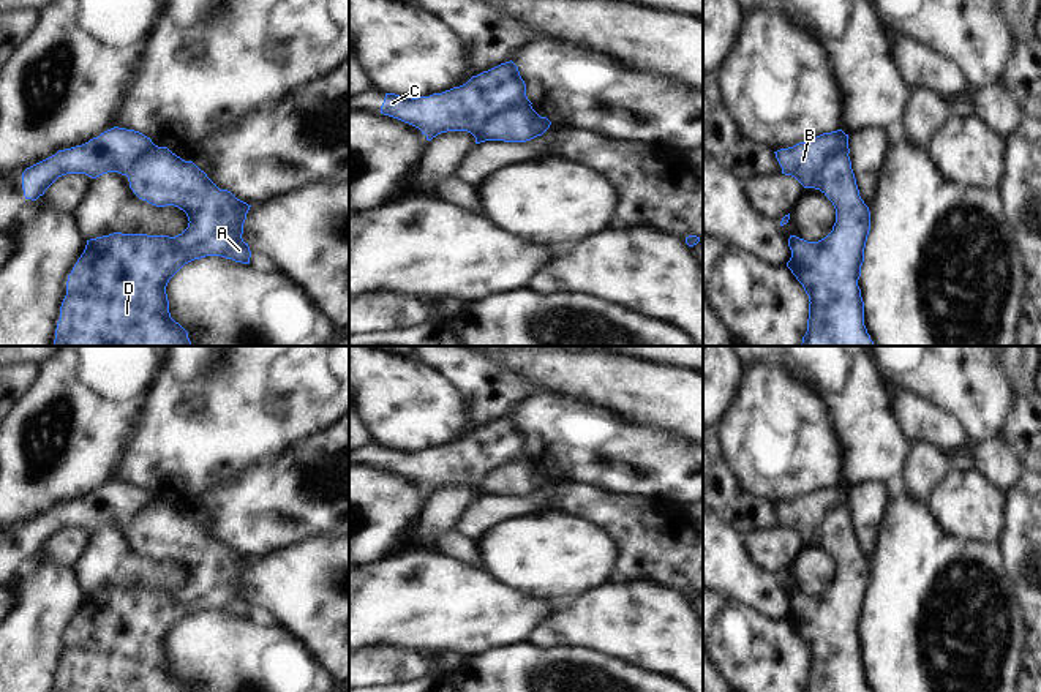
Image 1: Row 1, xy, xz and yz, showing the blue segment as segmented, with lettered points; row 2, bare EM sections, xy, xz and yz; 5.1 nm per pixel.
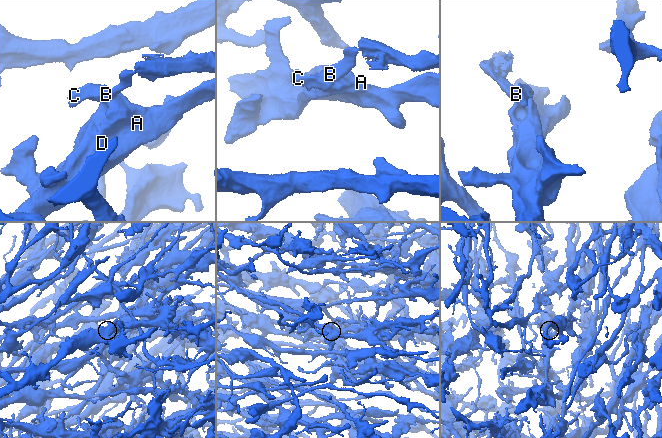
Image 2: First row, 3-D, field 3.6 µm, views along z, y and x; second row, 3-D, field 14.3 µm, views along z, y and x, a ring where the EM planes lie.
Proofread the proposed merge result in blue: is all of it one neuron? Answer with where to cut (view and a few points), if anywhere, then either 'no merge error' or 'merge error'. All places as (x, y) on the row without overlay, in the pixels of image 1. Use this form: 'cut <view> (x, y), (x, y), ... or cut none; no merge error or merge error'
cut xz (526, 452), (496, 466), (487, 476), (482, 490); merge error

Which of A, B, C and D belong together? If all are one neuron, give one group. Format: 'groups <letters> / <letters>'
groups A D / B C

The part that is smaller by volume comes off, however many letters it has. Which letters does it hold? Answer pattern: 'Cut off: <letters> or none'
Cut off: B, C

